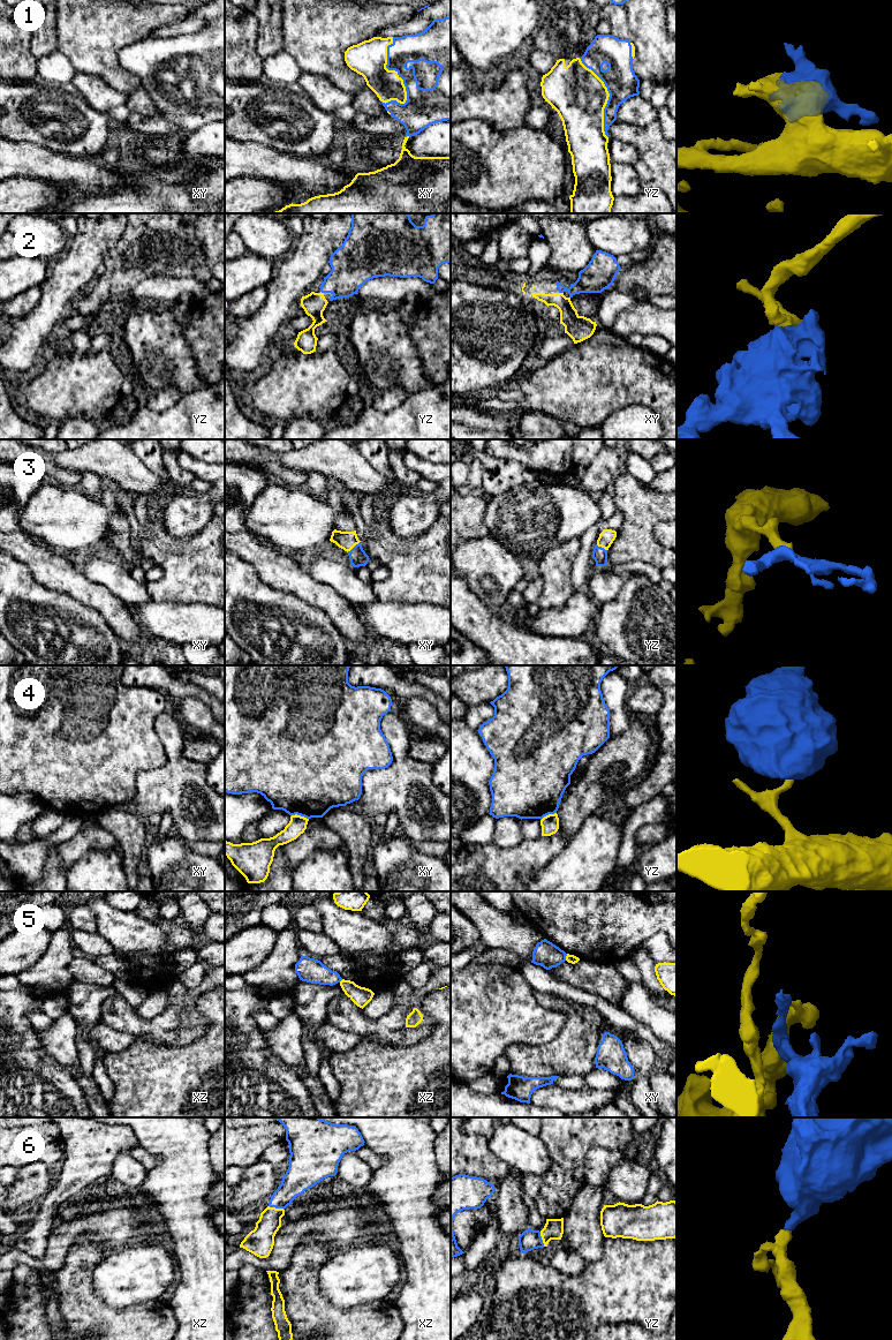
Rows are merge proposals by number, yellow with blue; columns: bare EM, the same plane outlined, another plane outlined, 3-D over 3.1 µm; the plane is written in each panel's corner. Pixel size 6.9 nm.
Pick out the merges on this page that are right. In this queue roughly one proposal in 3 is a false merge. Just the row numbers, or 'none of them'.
1, 2, 3, 6

